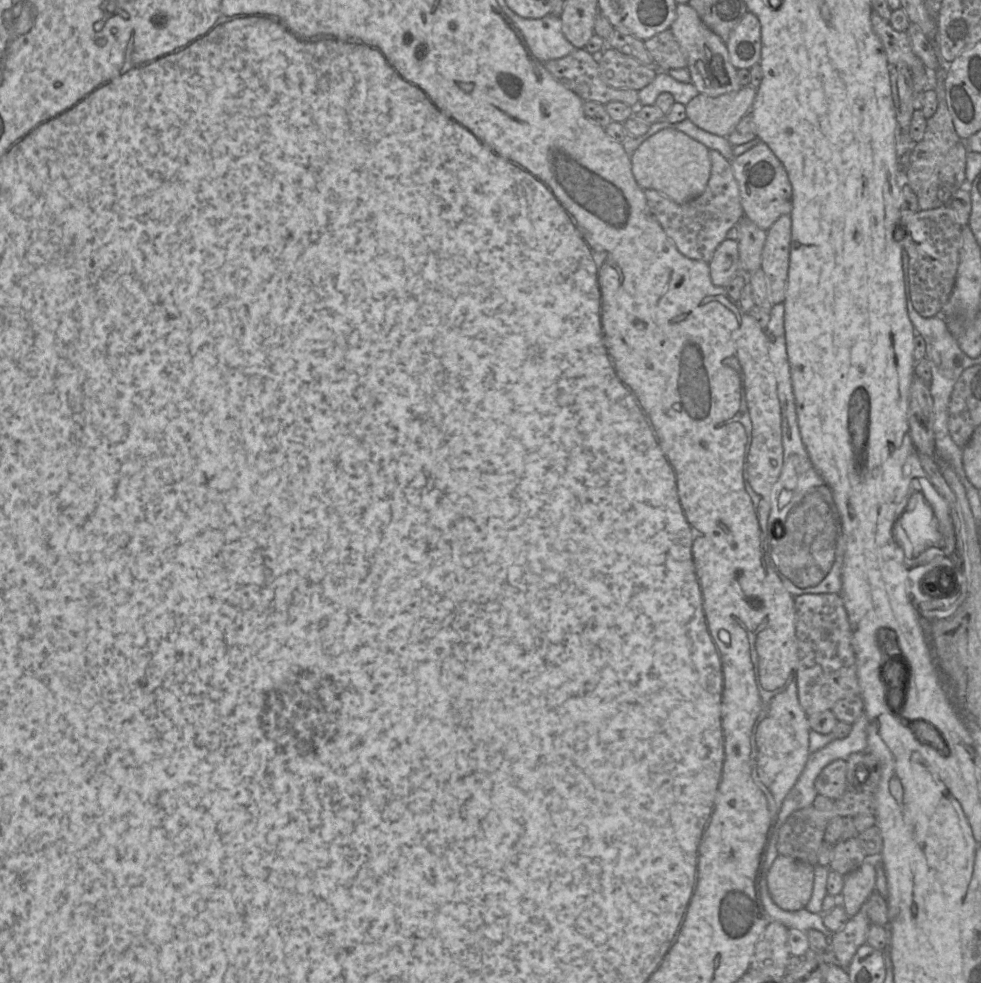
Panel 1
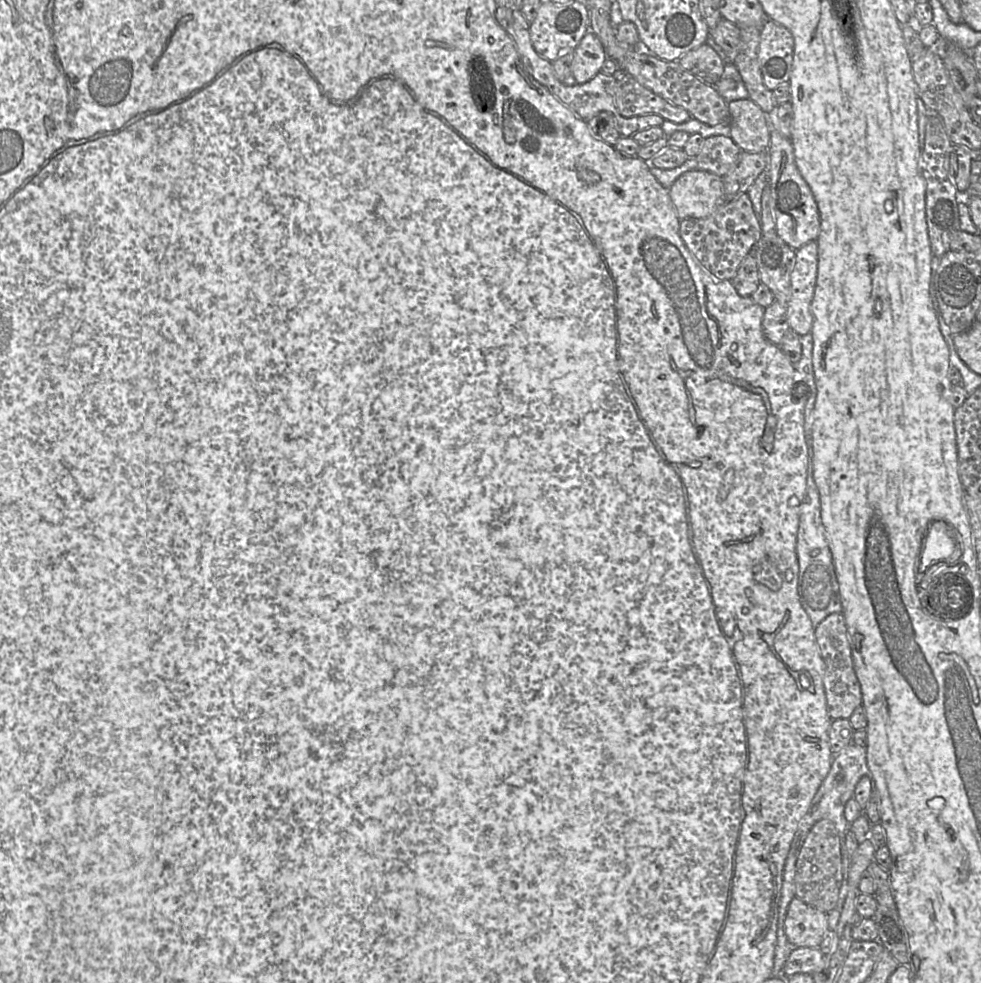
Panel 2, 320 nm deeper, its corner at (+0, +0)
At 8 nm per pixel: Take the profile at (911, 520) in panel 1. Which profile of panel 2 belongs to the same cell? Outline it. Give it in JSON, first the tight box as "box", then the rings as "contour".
{"box":[920,521,956,573],"contour":[[[935,521],[929,525],[920,554],[920,572],[923,568],[926,573],[931,566],[943,561],[955,561],[949,560],[956,550],[952,532],[954,531],[944,521]]]}

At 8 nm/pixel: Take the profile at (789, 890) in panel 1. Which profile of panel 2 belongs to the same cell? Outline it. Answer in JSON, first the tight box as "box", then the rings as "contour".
{"box":[784,896,829,948],"contour":[[[797,896],[788,906],[784,923],[788,939],[796,947],[819,948],[829,930],[827,913],[806,904]]]}

